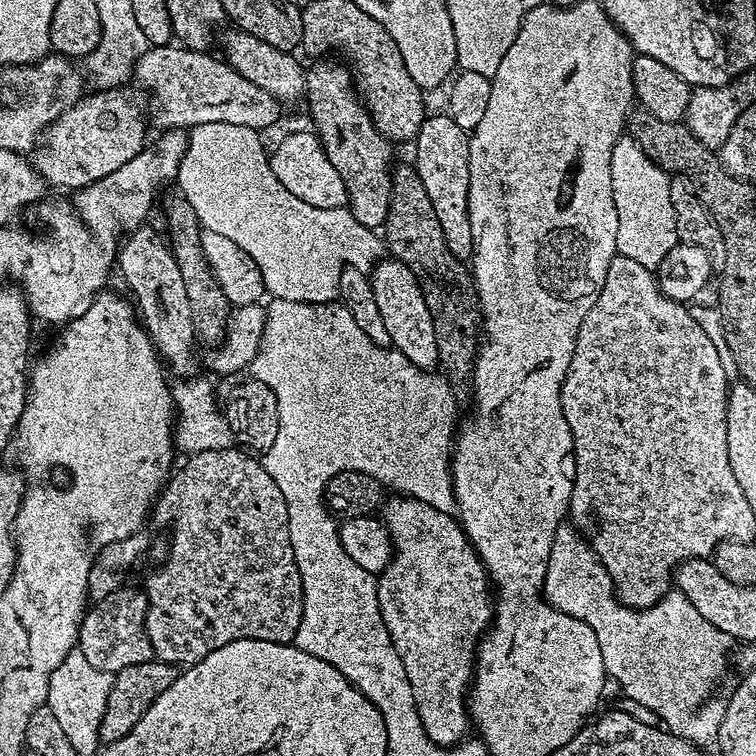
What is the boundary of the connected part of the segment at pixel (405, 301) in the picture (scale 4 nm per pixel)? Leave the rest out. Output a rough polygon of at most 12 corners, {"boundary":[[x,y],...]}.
{"boundary":[[410,266],[371,269],[391,347],[420,367],[439,365],[434,318]]}

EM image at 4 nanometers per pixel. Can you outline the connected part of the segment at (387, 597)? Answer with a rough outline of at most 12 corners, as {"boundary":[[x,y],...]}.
{"boundary":[[389,495],[386,630],[435,744],[466,697],[494,592],[464,525]]}

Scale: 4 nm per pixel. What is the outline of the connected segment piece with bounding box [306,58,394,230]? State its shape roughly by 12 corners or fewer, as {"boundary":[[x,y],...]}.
{"boundary":[[347,63],[306,72],[311,127],[362,226],[388,223],[393,141]]}

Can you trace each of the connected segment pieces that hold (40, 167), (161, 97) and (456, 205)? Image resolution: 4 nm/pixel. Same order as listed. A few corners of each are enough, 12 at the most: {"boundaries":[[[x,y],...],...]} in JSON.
{"boundaries":[[[128,86],[85,95],[49,126],[34,167],[71,190],[146,147]],[[179,43],[142,54],[160,128],[265,130],[281,101],[219,55]],[[425,115],[416,173],[450,254],[472,259],[470,136]]]}

